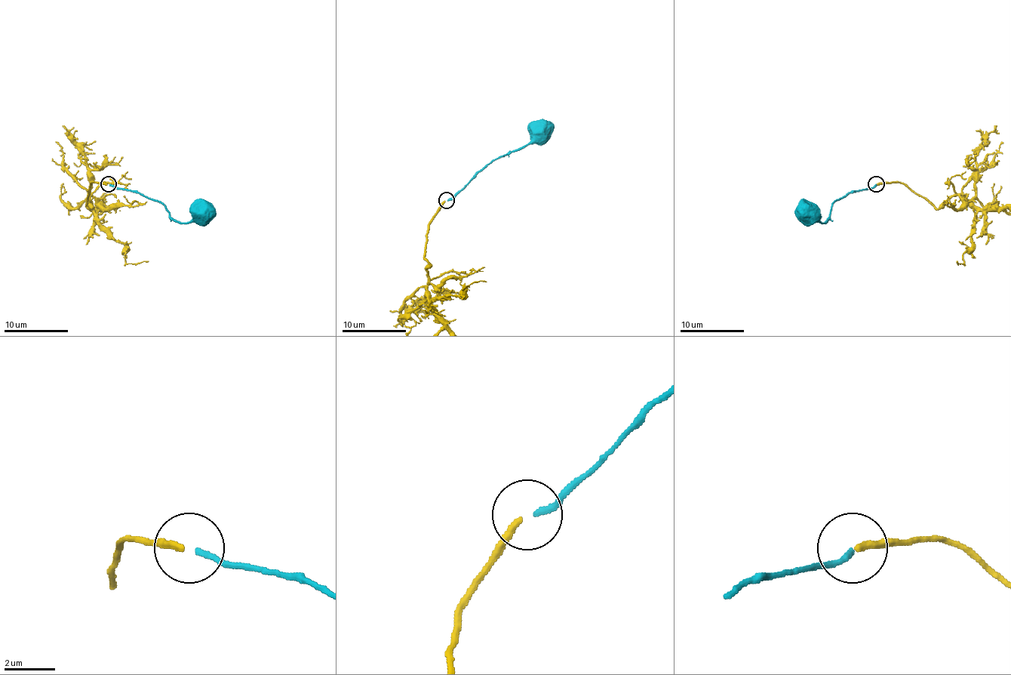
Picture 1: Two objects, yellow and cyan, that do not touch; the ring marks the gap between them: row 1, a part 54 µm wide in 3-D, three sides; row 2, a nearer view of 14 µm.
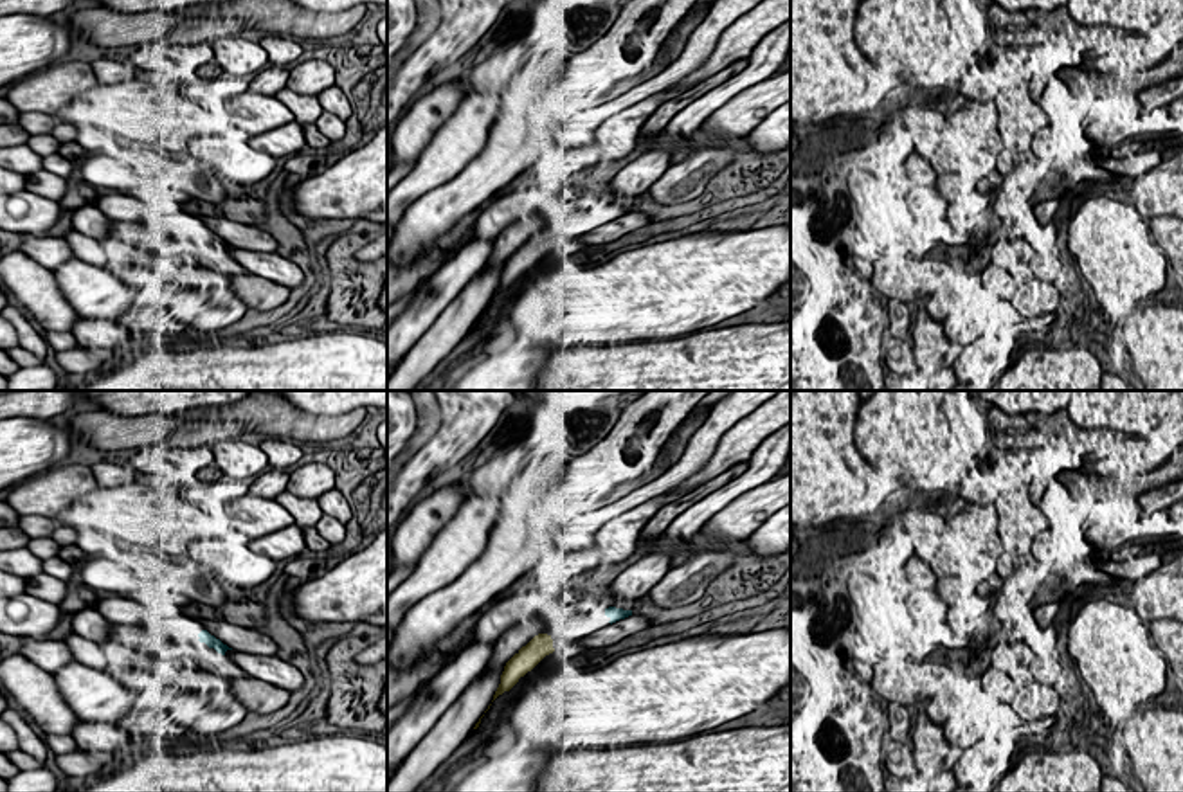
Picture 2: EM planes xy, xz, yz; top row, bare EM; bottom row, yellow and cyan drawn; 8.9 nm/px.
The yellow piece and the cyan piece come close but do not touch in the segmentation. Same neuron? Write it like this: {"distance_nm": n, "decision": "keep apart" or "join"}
{"distance_nm": 550, "decision": "keep apart"}

